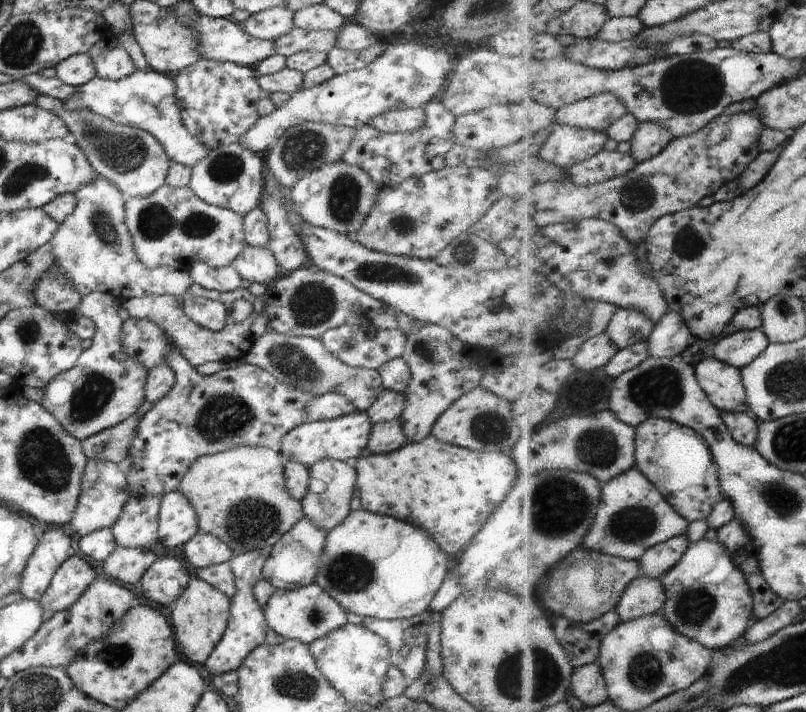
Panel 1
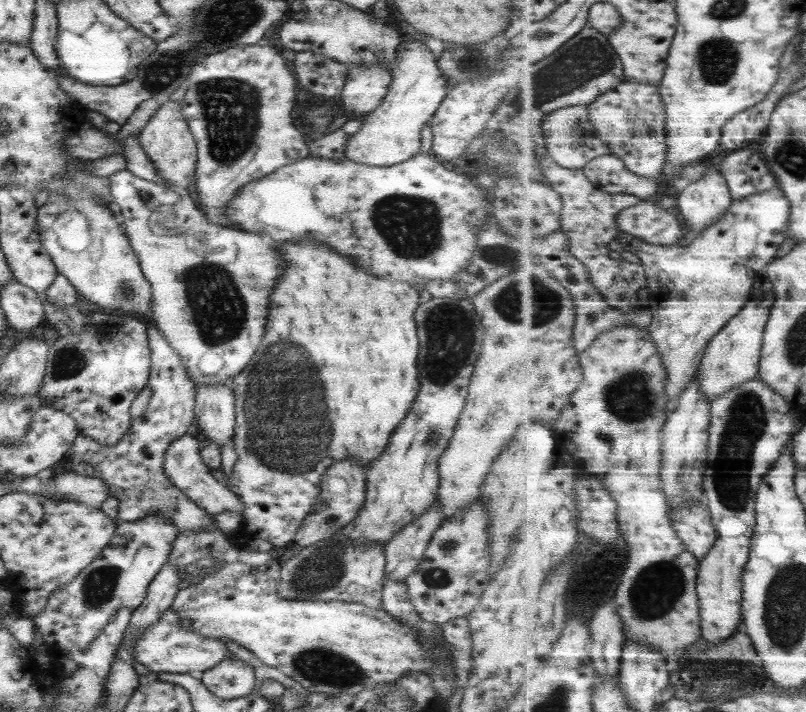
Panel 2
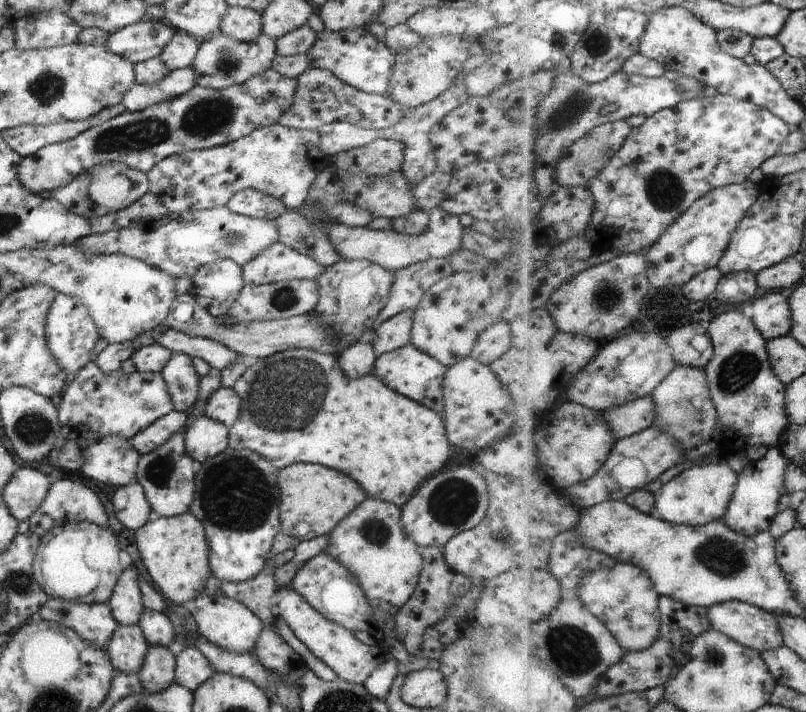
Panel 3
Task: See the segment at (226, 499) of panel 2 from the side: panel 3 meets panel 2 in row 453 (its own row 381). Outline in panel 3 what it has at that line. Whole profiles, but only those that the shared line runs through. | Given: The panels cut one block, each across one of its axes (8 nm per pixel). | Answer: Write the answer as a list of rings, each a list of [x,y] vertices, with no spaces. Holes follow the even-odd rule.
[[[171,353],[171,358],[160,373],[167,385],[172,410],[187,414],[196,401],[200,380],[193,368],[191,357]]]

